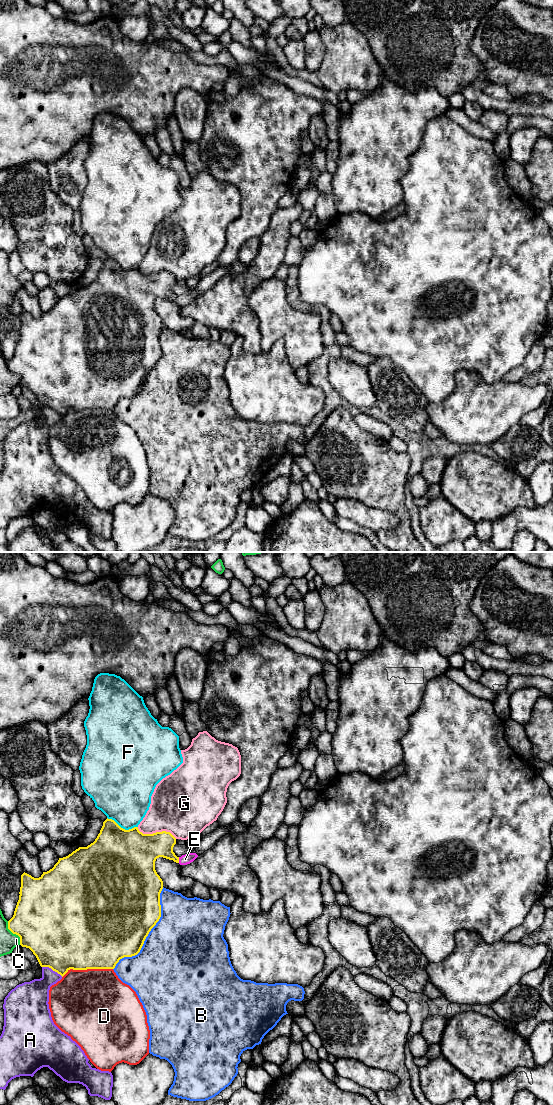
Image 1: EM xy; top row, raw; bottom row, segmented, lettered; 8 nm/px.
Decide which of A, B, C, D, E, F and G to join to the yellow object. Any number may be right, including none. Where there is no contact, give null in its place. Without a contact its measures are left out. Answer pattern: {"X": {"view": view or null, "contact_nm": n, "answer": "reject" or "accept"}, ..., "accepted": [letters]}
{"A": {"view": "xy", "contact_nm": 190, "answer": "reject"}, "B": {"view": "xy", "contact_nm": 800, "answer": "reject"}, "C": {"view": "xy", "contact_nm": 220, "answer": "reject"}, "D": {"view": "xy", "contact_nm": 420, "answer": "reject"}, "E": {"view": "xy", "contact_nm": 50, "answer": "accept"}, "F": {"view": "xy", "contact_nm": 260, "answer": "reject"}, "G": {"view": "xy", "contact_nm": 340, "answer": "reject"}, "accepted": ["E"]}

